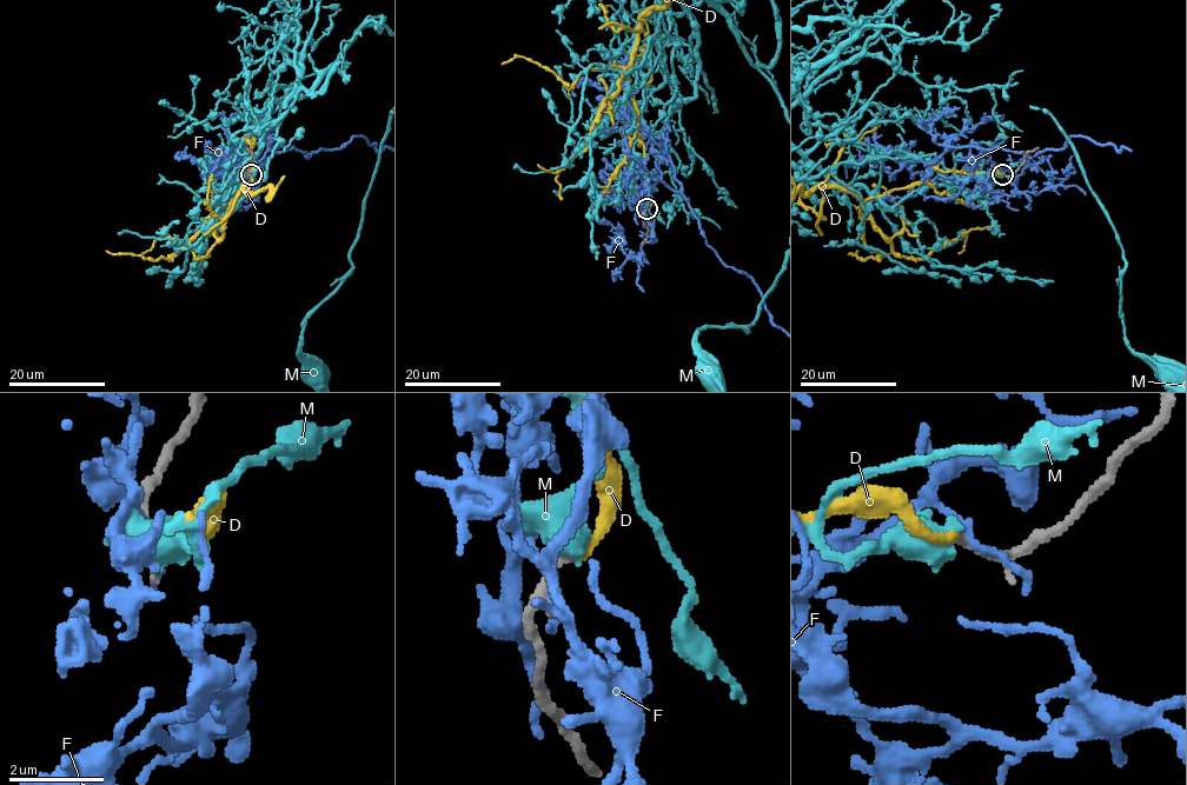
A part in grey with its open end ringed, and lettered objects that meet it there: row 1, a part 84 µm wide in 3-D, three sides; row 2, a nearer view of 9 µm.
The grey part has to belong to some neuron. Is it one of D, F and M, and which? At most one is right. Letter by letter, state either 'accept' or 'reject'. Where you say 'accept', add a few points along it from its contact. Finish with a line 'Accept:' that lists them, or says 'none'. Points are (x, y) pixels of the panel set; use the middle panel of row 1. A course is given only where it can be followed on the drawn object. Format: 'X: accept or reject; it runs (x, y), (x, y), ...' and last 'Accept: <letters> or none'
D: accept
F: reject
M: reject
Accept: D

